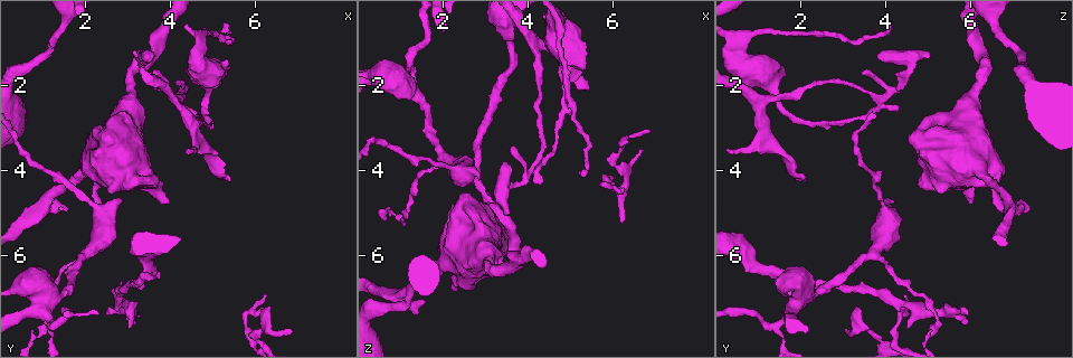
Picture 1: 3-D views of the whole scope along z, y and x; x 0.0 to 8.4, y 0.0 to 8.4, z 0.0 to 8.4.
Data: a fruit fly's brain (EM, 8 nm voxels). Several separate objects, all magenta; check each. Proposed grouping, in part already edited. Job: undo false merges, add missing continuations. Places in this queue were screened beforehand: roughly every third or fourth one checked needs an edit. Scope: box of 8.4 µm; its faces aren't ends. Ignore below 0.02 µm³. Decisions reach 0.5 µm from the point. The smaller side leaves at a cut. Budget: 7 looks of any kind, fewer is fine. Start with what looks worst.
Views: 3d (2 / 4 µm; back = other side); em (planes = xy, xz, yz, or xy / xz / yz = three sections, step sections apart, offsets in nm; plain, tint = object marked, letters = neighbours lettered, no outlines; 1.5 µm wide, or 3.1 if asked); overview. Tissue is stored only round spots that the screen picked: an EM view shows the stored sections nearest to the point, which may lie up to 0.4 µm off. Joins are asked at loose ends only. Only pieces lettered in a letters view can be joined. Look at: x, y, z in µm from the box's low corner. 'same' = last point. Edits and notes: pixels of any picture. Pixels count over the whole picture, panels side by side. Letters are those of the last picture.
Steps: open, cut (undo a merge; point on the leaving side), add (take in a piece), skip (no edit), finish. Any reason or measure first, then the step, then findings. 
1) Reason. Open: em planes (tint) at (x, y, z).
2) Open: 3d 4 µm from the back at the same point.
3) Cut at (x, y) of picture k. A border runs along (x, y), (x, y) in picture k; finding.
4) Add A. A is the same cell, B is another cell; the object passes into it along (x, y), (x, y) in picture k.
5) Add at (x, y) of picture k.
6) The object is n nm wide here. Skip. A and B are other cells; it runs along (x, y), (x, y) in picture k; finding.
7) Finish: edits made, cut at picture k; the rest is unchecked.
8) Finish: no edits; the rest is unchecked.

Thin end. Open: em xy step 8 (letters) at (5.50, 4.30, 2.00).

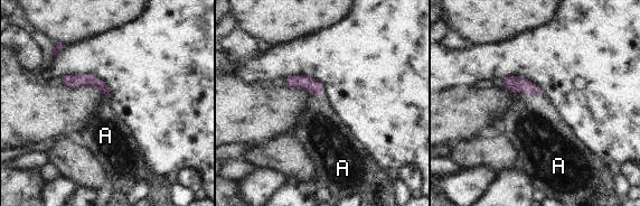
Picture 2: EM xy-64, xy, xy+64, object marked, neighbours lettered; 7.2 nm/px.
Open: em planes (letters) at the same point.

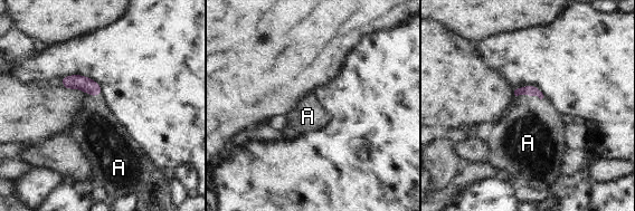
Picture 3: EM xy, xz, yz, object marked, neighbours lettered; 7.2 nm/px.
The longest contact is with A, 200 nm. Add at (533, 130) of picture 3. A is the same cell; the neuron continues.

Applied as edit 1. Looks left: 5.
Sharp bend. Open: 3d 2 µm from the back at (1.25, 7.60, 1.40).

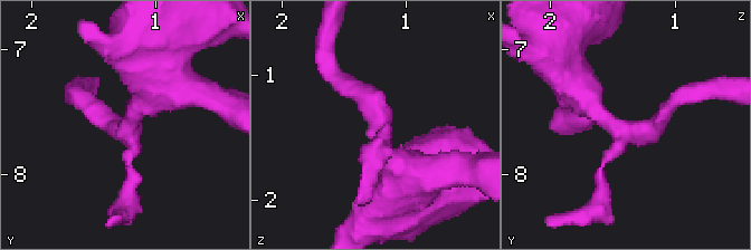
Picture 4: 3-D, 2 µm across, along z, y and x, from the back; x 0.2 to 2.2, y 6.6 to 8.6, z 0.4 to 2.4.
3 arms meet here; the arms are 180, 200, 380 nm wide; now the EM. Open: em planes (letters) at (1.20, 7.66, 1.38).

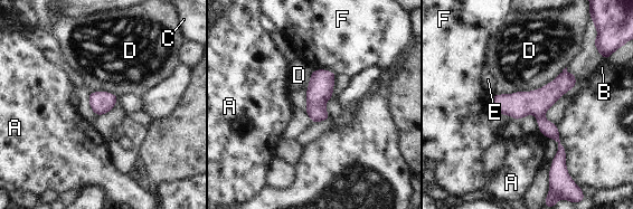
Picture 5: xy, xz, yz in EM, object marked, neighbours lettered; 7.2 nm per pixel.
The object is 160 nm wide here. Skip. A, B, C, D, E and F are other cells; it runs along (565, 74), (540, 104), (560, 144), (555, 165) in picture 5; continuous, no second neuron.

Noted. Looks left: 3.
Finish: edits made, add at picture 3; the rest is unchecked.

